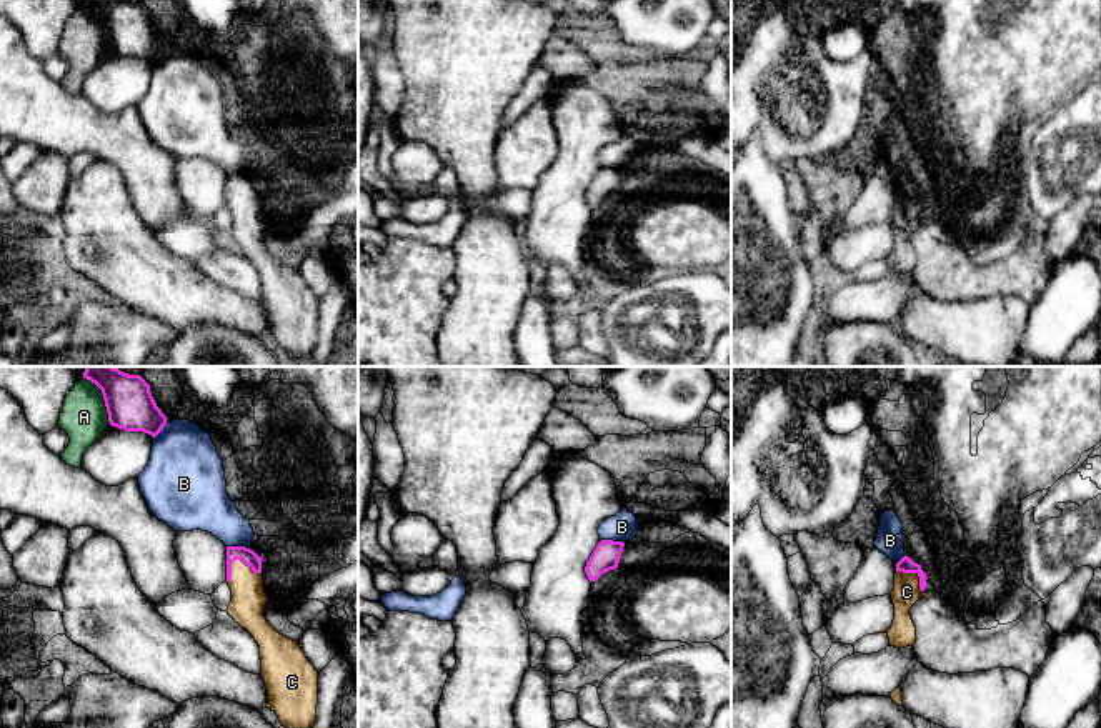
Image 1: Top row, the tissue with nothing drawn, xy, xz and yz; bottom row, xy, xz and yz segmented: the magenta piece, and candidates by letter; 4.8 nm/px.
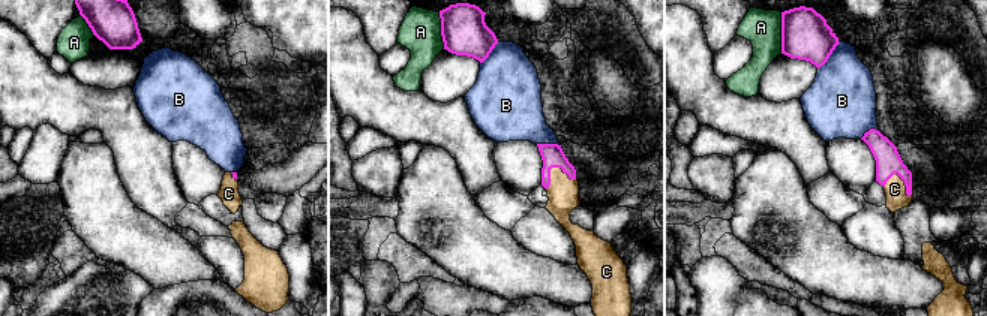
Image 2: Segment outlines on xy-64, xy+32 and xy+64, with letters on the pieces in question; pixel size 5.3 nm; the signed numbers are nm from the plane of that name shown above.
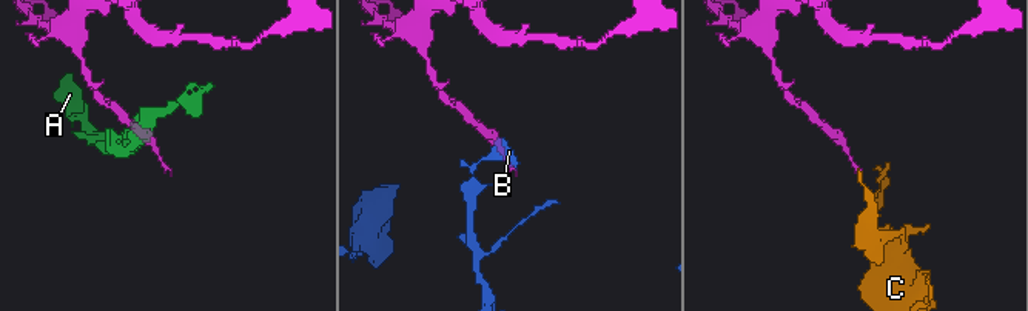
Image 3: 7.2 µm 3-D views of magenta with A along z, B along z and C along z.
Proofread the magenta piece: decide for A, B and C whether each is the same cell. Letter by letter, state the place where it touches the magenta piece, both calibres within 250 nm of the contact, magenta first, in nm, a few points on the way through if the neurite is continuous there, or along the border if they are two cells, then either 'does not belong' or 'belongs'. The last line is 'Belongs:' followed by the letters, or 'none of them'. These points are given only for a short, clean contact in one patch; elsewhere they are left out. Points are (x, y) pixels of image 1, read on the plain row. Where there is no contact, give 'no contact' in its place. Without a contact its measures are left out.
A: contact xy (104, 25); calibres 240 and 220 nm; does not belong
B: contact xy (239, 174); calibres 80 and 240 nm; does not belong
C: contact xy (237, 185); calibres 80 and 170 nm; way xy (249, 184), (237, 185), (244, 192), (249, 224); belongs
Belongs: C

